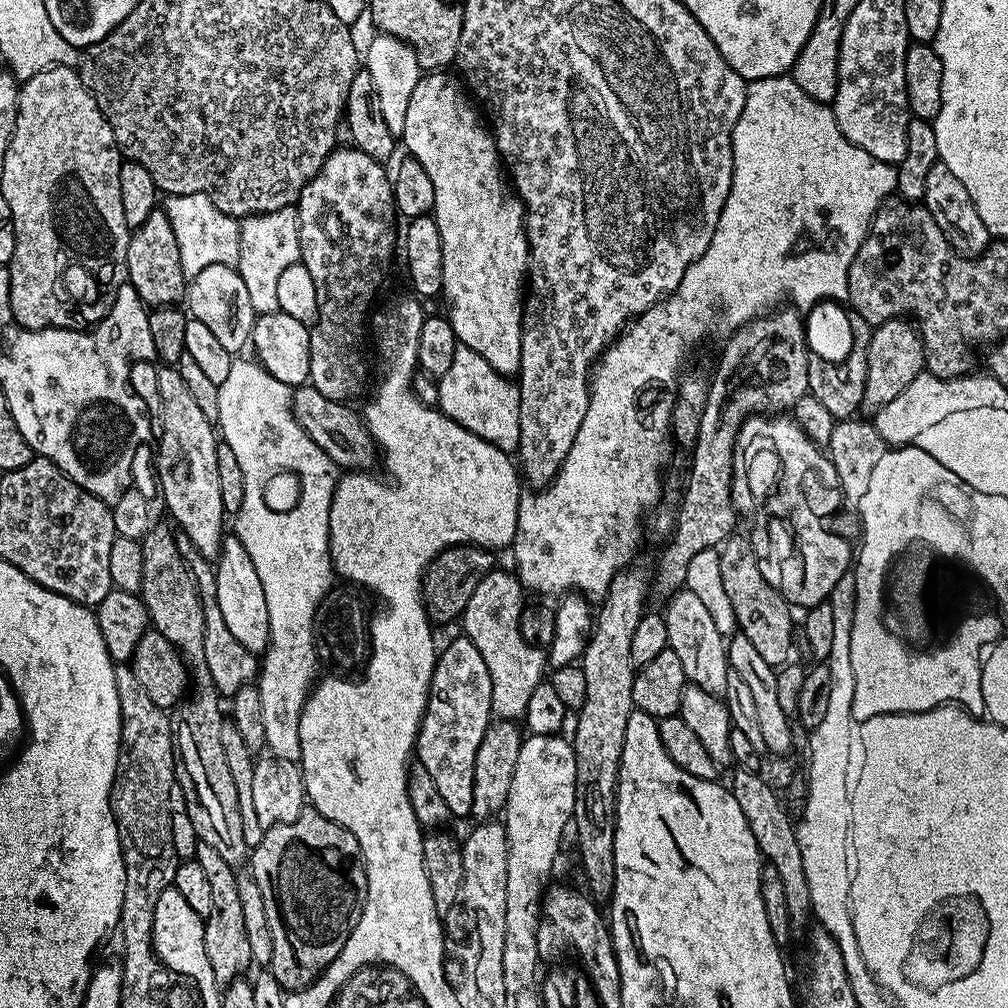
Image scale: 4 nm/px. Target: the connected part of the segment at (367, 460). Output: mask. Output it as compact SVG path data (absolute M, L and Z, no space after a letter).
M300 386L292 394L292 412L315 444L330 457L332 463L344 470L372 470L378 464L376 441L368 432L361 413L347 403L323 396L317 388Z

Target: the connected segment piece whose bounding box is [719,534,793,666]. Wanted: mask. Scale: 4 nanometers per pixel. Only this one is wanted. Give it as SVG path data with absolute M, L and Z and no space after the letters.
M733 534L724 541L719 549L721 556L722 581L736 615L739 635L750 638L759 656L773 666L789 663L792 652L792 612L784 595L775 589L763 576L759 559L748 538Z

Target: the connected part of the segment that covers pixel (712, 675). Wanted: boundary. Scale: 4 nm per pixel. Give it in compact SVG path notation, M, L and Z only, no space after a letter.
M681 590L668 601L664 617L667 622L669 647L681 659L683 672L686 673L689 683L706 693L725 695L730 679L727 643L702 601L696 594Z

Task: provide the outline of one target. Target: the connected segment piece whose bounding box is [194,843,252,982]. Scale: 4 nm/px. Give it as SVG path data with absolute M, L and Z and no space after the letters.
M197 843L194 859L202 866L202 870L206 870L213 901L210 914L204 922L206 958L210 958L210 966L214 966L217 980L231 982L243 977L244 971L252 964L250 941L246 938L246 926L242 919L242 902L238 898L238 872L226 862L222 862L218 850L214 850L208 844Z

